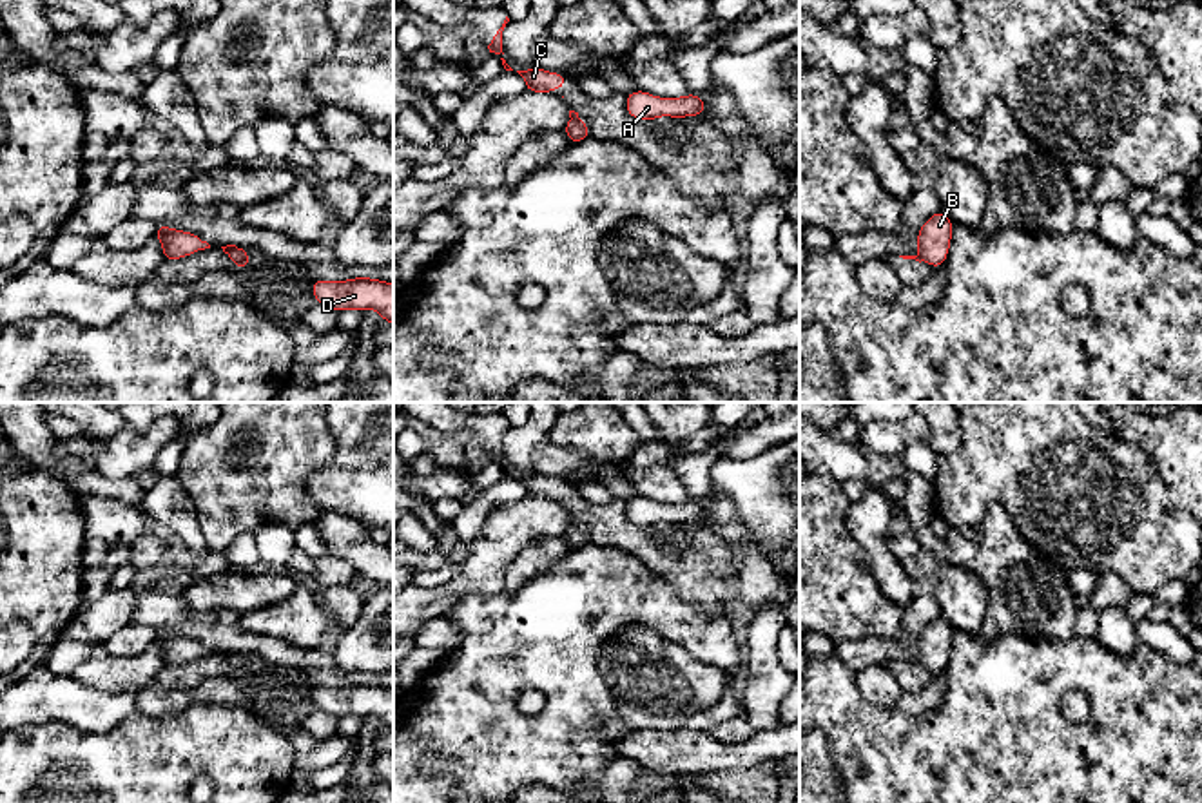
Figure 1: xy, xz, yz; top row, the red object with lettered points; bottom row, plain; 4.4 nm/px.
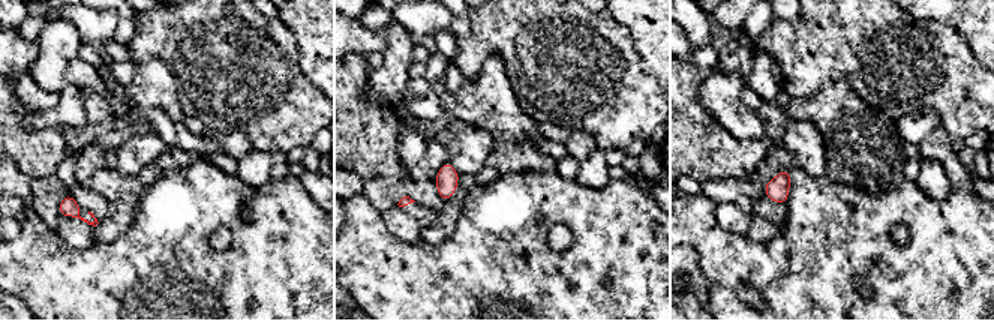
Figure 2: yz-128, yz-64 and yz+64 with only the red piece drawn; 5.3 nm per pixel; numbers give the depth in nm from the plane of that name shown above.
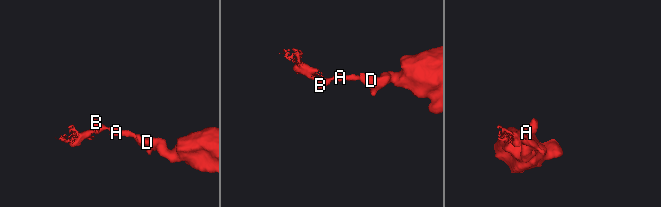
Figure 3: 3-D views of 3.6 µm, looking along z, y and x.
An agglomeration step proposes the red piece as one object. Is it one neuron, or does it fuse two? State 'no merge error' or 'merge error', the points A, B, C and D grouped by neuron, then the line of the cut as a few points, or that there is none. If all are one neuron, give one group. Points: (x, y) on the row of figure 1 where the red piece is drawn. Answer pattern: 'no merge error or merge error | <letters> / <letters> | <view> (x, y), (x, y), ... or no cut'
merge error | A B D / C | xz (571, 116), (577, 118)

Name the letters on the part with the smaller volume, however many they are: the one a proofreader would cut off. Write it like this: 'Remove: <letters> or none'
Remove: C

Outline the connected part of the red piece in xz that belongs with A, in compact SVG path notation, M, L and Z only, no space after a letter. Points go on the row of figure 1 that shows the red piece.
M638 89L625 96L625 112L645 121L656 120L660 116L689 118L703 114L705 102L693 92L682 98L658 98Z

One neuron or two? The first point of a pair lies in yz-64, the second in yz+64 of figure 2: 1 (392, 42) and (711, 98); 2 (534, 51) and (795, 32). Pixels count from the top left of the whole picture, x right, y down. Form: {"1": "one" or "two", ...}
{"1": "one", "2": "one"}

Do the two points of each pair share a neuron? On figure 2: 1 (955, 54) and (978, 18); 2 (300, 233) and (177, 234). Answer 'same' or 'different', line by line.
1: different
2: same

